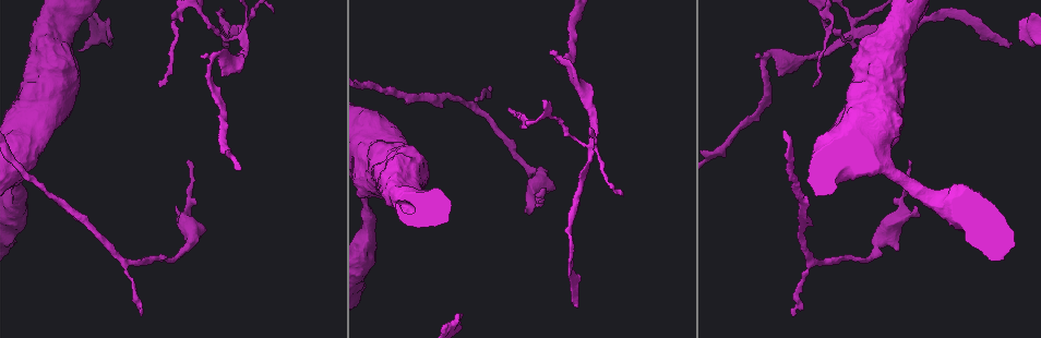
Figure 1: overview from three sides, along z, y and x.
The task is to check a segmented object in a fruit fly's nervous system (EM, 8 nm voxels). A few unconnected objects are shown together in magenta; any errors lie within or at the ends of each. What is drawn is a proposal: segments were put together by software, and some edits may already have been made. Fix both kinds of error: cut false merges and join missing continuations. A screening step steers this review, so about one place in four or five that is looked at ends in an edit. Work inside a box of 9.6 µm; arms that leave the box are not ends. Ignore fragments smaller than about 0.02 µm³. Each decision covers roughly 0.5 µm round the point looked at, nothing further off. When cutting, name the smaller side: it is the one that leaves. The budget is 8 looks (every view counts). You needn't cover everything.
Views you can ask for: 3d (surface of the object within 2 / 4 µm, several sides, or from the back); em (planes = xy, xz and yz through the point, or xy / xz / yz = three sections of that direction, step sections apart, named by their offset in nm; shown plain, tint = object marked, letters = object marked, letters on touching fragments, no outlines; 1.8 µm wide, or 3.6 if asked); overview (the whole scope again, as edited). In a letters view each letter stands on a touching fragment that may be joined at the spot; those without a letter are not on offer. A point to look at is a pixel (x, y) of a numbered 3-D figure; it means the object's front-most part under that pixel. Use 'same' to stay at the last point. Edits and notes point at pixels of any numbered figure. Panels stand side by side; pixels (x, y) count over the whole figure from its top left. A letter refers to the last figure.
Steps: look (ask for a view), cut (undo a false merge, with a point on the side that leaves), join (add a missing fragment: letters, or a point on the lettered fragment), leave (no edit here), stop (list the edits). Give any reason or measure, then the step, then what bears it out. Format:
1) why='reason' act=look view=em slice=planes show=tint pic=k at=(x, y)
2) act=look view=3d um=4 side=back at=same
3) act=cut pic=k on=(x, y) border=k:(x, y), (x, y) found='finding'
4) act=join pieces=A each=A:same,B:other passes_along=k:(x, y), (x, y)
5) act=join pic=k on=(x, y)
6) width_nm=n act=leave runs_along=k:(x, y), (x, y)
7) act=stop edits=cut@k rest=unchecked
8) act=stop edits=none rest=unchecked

act=look view=em slice=planes show=letters pic=1 at=(577, 304)

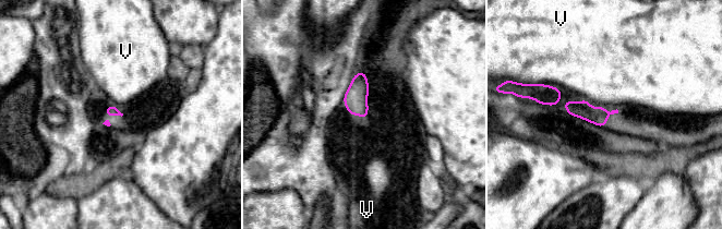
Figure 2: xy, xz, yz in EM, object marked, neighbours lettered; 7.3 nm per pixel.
act=leave each=V:other border=2:(539, 83), (552, 85), (560, 89) found='no lettered fragment goes on from it'

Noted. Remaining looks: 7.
why='tapers out' act=look view=em slice=planes show=tint pic=1 at=(114, 37)

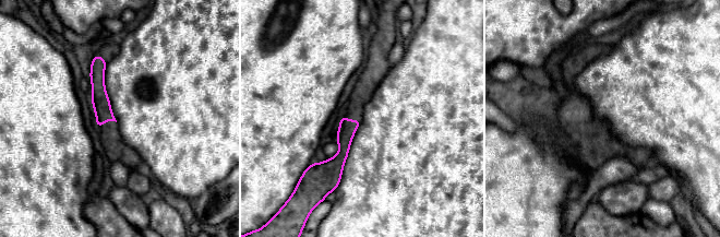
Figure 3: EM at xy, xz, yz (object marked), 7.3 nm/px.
act=look view=em slice=planes show=letters at=same

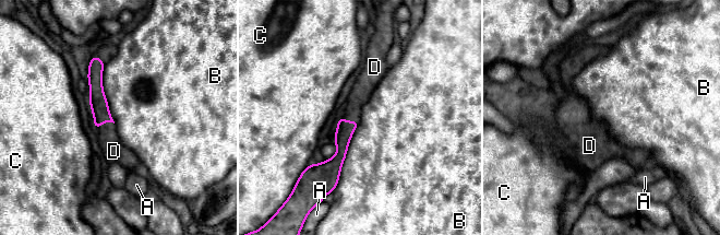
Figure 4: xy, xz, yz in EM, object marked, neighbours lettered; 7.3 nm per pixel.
act=join pieces=D each=A:other,B:other,C:other,D:same passes_along=4:(98, 103), (105, 121), (114, 151) found='the neuron continues'

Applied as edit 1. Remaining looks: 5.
why='abrupt turn' act=look view=em slice=planes show=letters pic=1 at=(244, 37)

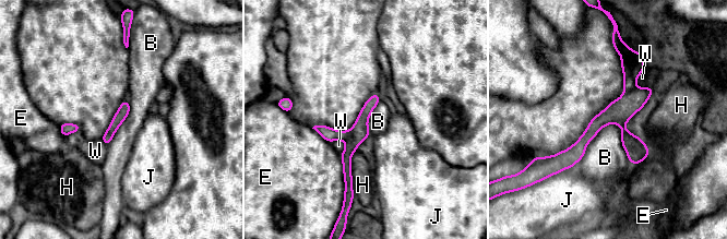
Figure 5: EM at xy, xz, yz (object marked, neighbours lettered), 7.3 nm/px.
act=cut pic=5 on=(632, 64) each=B:other,E:other,H:other,J:other,W:other border=5:(634, 86), (630, 91), (624, 92) found='two neurons meet here'

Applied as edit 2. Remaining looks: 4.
act=stop edits=join@4,cut@5 rest=unchecked

